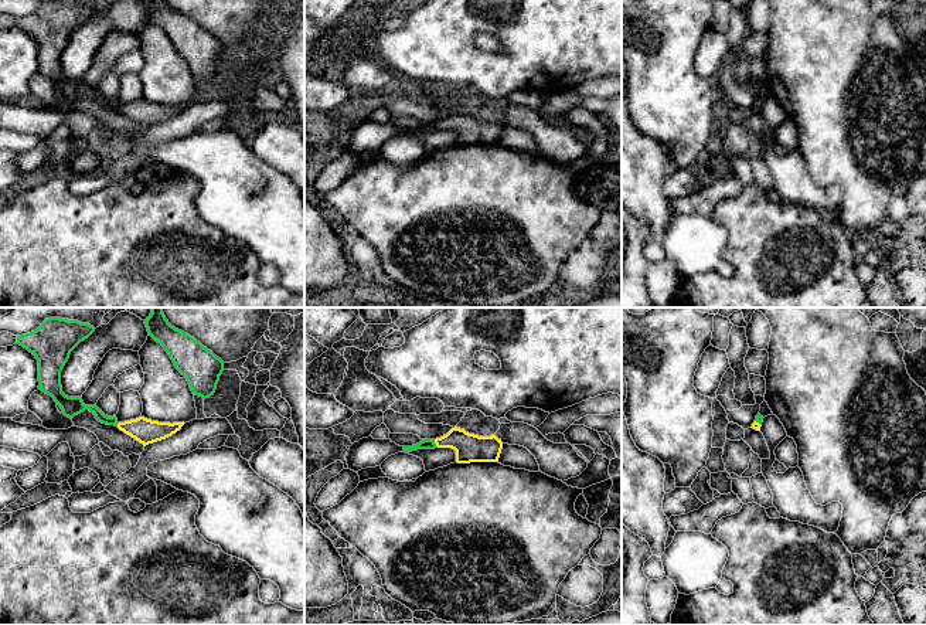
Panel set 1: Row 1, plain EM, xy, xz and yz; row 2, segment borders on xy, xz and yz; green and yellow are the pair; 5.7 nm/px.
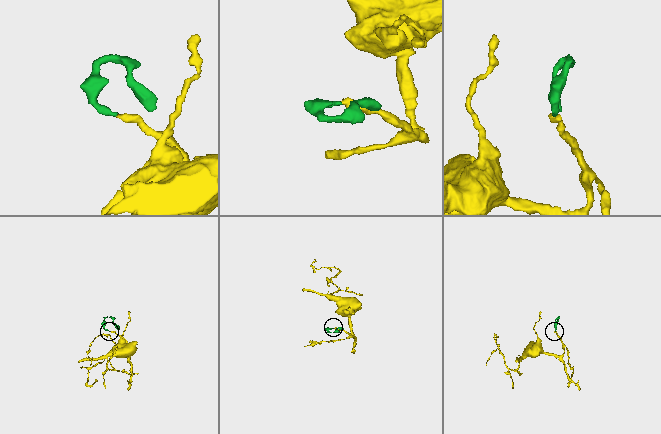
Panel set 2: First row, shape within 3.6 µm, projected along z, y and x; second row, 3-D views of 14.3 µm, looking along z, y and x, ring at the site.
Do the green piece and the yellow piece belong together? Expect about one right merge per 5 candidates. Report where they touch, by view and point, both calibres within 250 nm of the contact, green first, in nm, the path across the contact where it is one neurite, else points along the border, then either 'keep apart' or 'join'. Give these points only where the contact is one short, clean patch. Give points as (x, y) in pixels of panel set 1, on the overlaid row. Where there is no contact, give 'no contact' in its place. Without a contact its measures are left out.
meets green in xz at (435, 444); 60 nm thick on the green side, 160 nm on the other; runs through xz (426, 444), (435, 444), (463, 442), (469, 448); join

